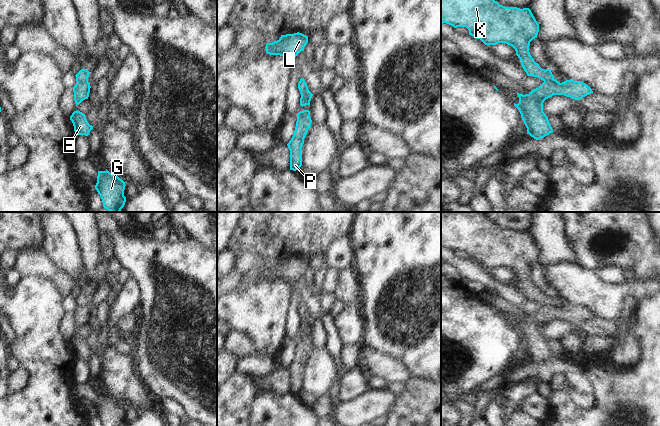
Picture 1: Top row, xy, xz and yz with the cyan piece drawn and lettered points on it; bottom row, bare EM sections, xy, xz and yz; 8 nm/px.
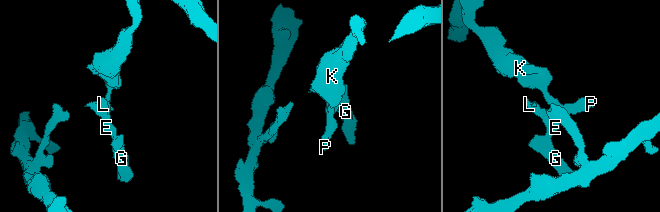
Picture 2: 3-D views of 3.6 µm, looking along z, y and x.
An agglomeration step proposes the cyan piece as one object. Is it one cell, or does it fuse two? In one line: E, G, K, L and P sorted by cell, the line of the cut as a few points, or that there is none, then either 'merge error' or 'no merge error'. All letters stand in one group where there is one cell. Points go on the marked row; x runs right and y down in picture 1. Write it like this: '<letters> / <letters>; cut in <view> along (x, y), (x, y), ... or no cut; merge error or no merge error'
E G L P / K; cut in xy along (87, 80), (77, 83); merge error

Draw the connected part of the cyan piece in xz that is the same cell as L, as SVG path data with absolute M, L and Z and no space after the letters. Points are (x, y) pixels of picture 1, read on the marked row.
M302 33L281 35L280 39L266 44L266 53L287 56L293 60L308 43L308 36Z

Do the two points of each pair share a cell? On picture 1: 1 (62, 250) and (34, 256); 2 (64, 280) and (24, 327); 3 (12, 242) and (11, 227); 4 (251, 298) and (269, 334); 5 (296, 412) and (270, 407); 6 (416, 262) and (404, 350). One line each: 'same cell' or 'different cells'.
1: different cells
2: different cells
3: same cell
4: same cell
5: same cell
6: same cell

